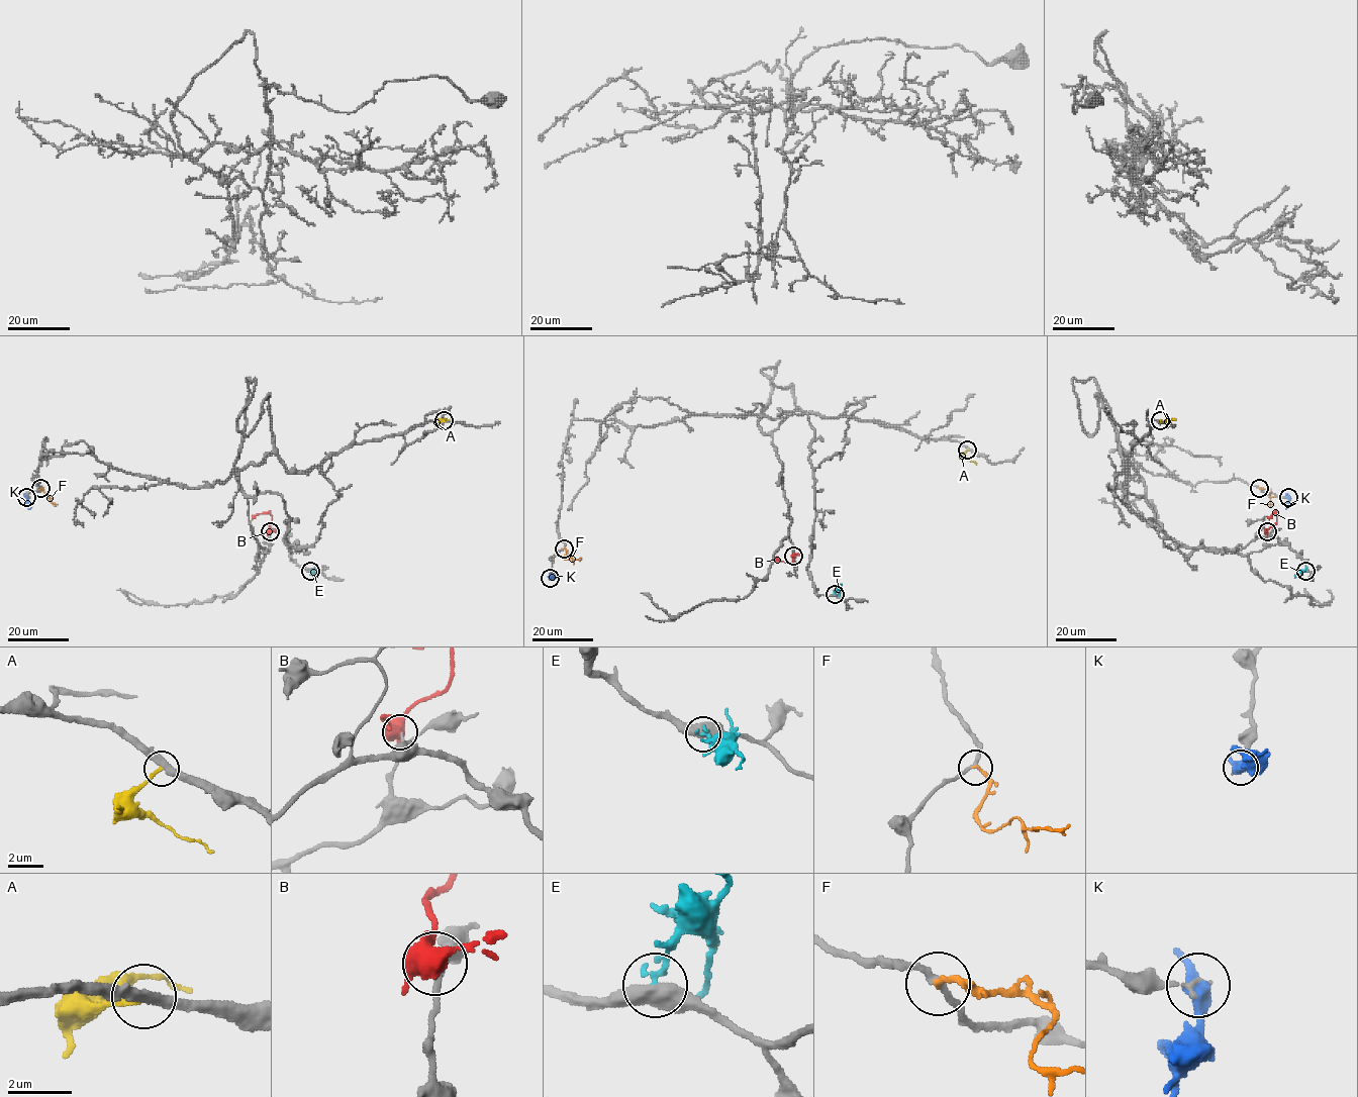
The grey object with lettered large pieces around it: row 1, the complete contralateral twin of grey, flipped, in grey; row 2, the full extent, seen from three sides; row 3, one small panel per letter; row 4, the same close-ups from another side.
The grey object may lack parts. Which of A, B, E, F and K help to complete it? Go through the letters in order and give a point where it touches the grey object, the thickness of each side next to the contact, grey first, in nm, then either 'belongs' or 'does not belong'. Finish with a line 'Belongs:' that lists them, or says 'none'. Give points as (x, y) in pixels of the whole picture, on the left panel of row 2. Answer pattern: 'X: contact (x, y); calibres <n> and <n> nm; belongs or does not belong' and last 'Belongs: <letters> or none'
A: contact (444, 420); calibres 360 and 200 nm; does not belong
B: contact (270, 531); calibres 150 and 480 nm; does not belong
E: contact (310, 571); calibres 550 and 140 nm; does not belong
F: contact (40, 488); calibres 200 and 180 nm; does not belong
K: contact (26, 497); calibres 160 and 440 nm; does not belong
Belongs: none

